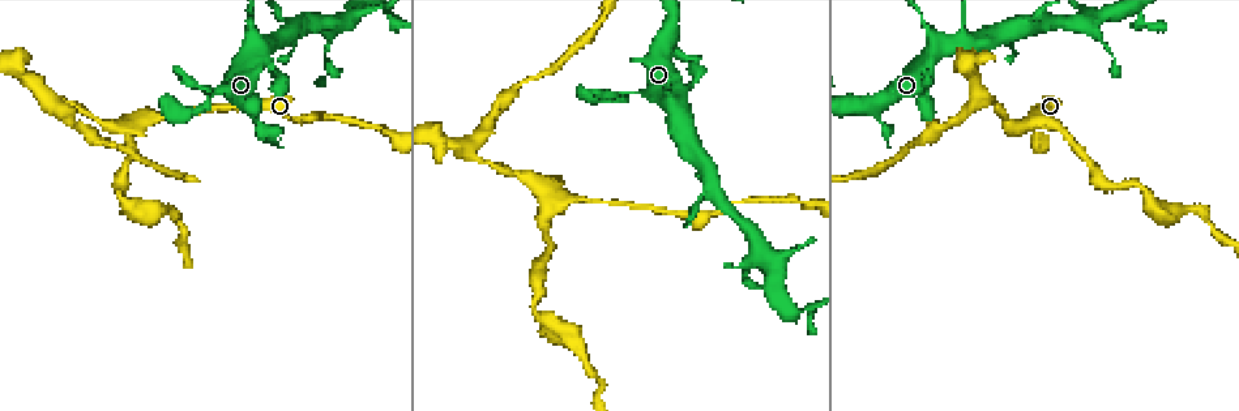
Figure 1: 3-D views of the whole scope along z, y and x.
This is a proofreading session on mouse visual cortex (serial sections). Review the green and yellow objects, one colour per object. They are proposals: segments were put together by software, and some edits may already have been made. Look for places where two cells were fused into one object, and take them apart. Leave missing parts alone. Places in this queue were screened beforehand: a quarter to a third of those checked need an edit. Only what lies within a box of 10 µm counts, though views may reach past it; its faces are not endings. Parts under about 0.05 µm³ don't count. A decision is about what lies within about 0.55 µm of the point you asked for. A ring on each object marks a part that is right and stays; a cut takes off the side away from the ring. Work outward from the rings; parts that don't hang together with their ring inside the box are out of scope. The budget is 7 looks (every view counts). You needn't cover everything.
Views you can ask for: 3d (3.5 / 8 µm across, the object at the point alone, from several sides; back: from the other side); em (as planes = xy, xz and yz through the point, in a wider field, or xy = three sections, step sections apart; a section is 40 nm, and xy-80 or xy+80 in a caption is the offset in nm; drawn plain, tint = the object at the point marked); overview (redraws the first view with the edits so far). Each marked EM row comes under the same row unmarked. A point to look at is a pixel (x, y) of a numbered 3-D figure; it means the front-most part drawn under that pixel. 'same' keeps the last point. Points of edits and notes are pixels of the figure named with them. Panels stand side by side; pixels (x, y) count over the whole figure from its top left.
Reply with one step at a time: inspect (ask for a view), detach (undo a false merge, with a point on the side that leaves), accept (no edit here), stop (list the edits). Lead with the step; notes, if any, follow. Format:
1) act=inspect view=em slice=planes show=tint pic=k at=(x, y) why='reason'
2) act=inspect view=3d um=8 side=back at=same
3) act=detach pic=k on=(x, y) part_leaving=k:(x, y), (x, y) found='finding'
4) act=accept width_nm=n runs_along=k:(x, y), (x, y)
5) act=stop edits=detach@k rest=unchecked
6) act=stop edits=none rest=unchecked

act=inspect view=3d um=3.5 pic=1 at=(670, 102) why='abrupt turn'

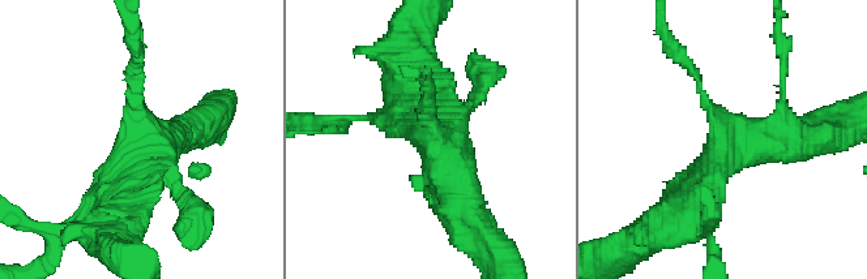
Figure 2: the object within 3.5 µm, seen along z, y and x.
act=inspect view=em slice=xy step=3 show=tint pic=2 at=(140, 124) why='now the EM'

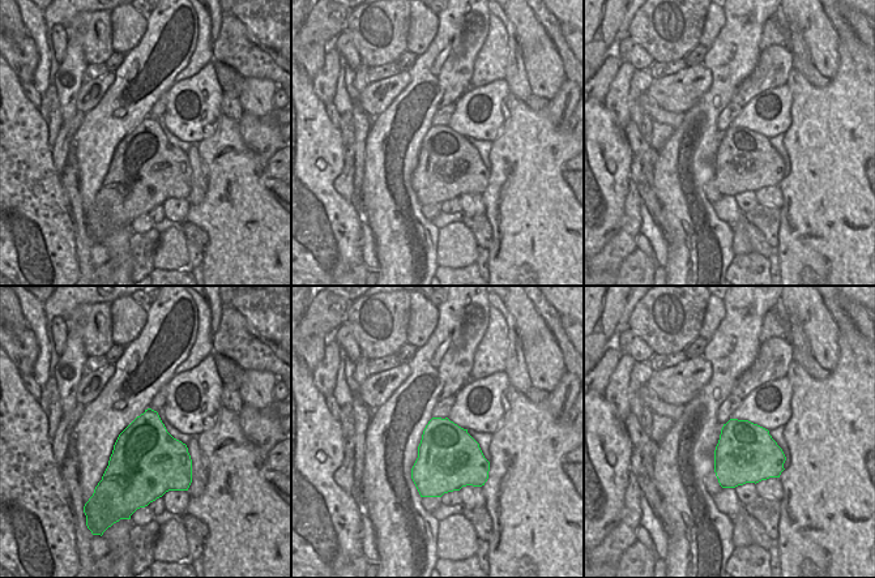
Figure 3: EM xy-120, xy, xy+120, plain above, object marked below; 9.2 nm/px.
act=accept runs_along=2:(691, 210), (734, 142), (815, 138) found='all the same cell'

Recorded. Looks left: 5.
act=inspect view=3d um=3.5 side=back pic=1 at=(1027, 118) why='branch point'

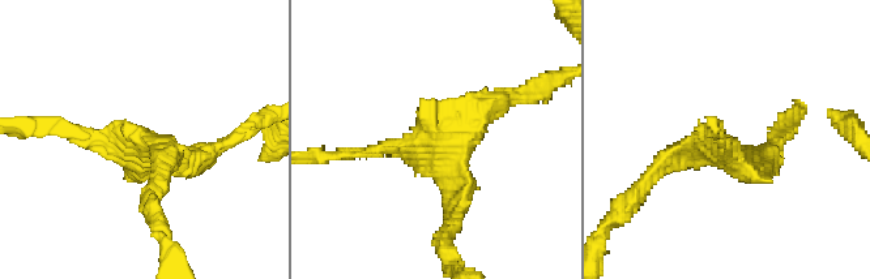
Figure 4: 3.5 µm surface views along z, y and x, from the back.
act=accept arms=3 runs_along=4:(337, 155), (433, 142), (493, 102) found='continuous, no second cell'

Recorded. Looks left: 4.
act=inspect view=3d um=3.5 pic=1 at=(1143, 187) why='sharp bend'

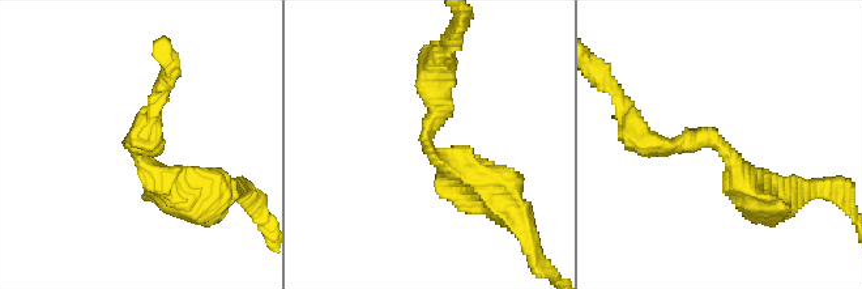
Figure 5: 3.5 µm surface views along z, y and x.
act=inspect view=em slice=xy step=1 show=tint pic=5 at=(427, 144) why='need the tissue'

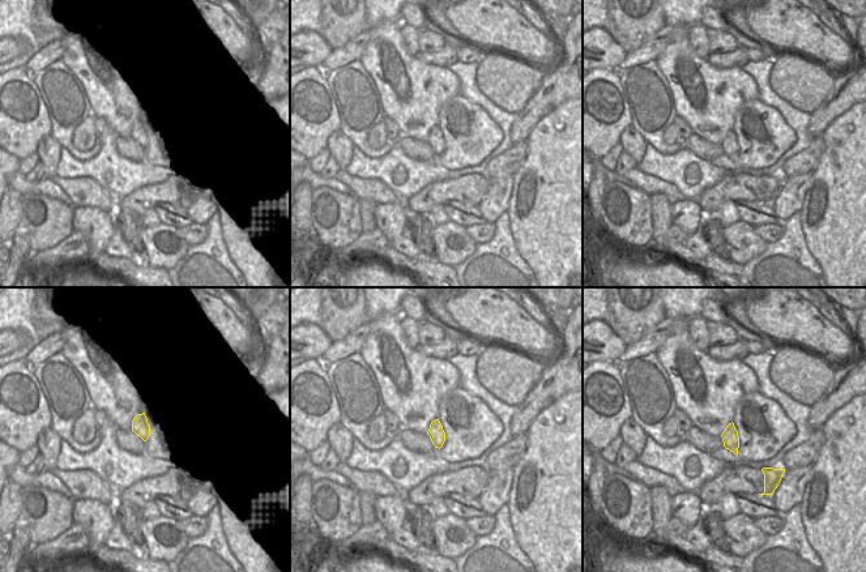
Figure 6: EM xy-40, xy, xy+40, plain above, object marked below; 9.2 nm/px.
act=inspect view=em slice=xy step=5 show=tint at=same

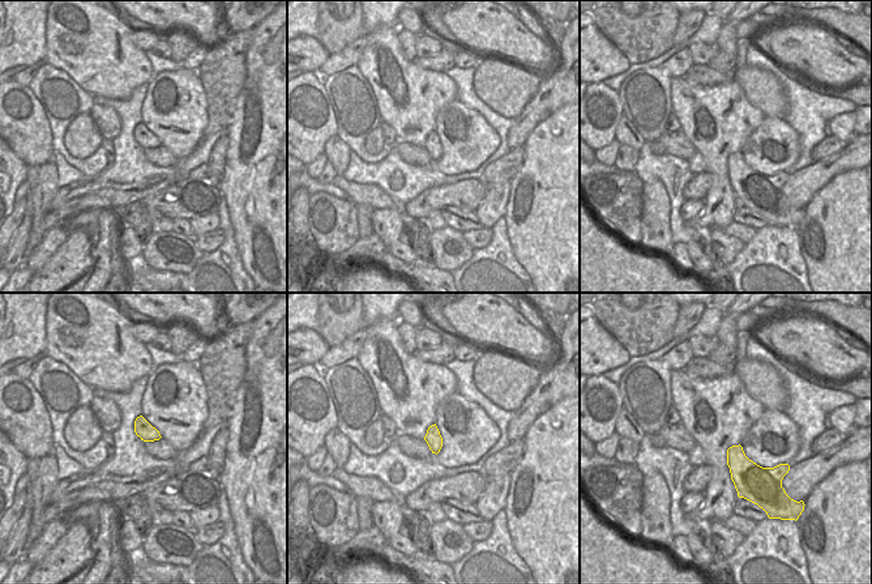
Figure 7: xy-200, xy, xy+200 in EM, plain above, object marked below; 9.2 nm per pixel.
act=accept arm_widths_nm=250,400 runs_along=5:(643, 139), (720, 143), (760, 199) found='continuous, no second cell'

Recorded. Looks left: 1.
act=stop edits=none rest=unchecked

